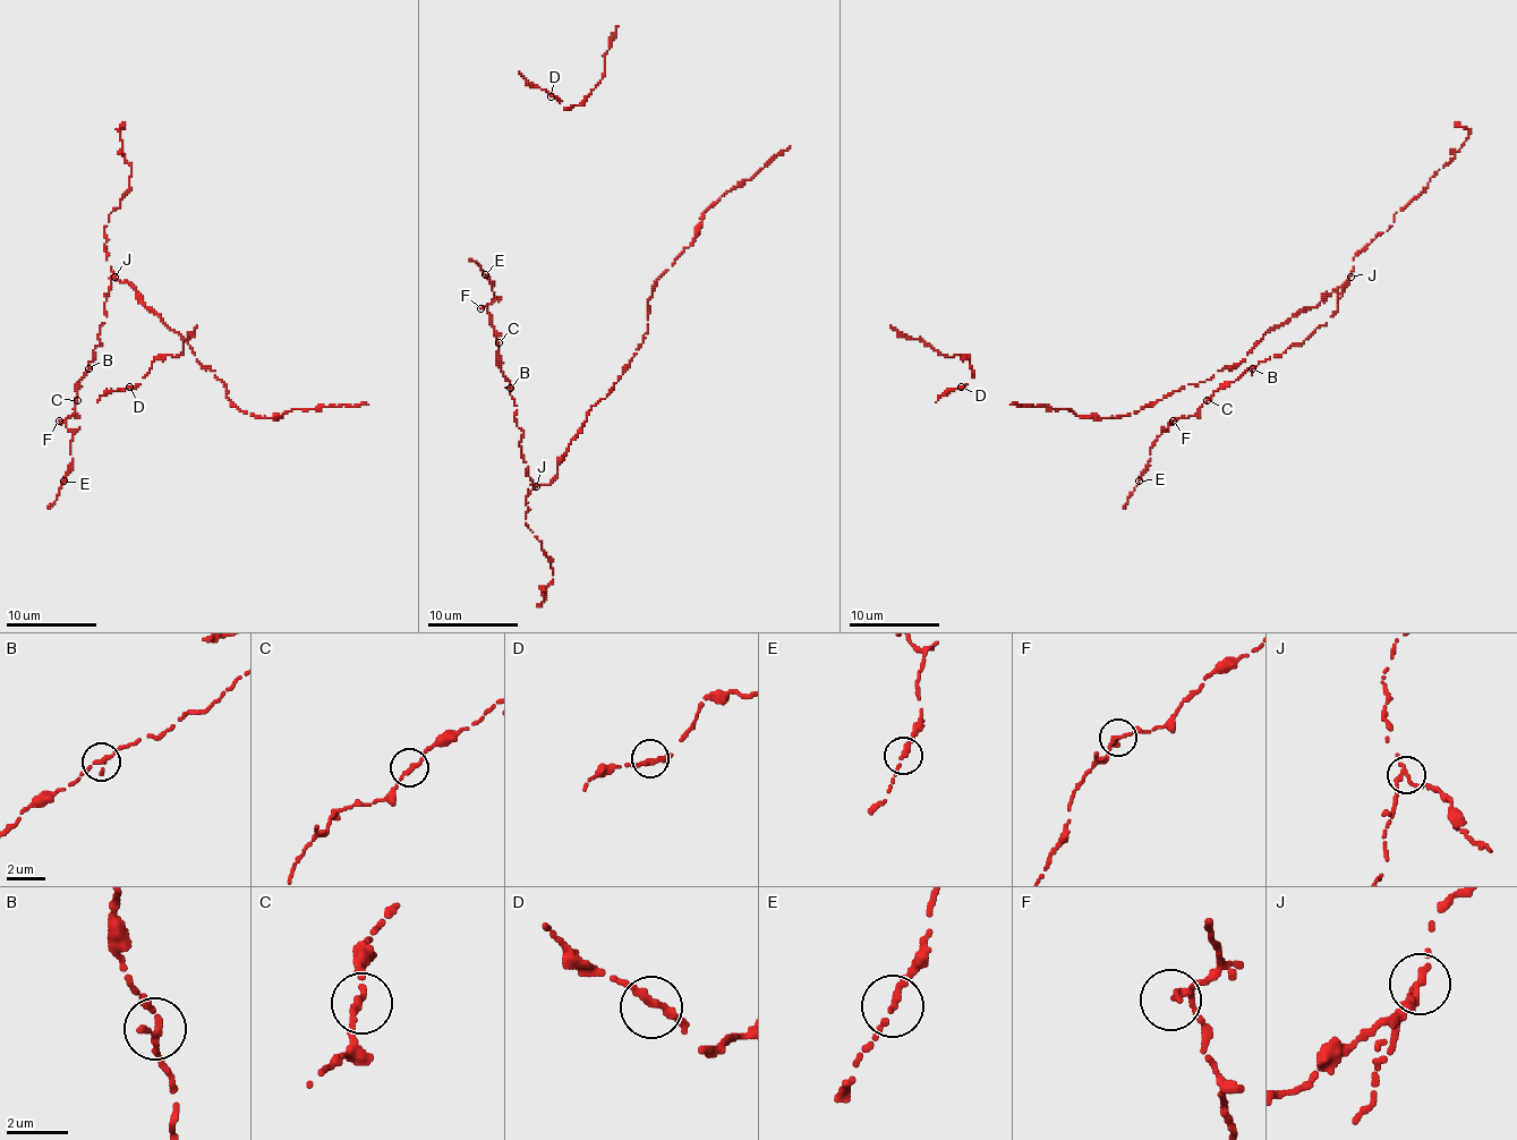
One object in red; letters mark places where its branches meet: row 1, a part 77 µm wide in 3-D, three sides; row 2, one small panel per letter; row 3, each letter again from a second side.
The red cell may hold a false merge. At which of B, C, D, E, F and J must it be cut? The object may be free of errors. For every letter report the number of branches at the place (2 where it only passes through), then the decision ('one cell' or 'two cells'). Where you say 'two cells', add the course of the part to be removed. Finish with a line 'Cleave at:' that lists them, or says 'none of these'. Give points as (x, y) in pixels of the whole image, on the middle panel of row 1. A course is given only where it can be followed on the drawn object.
B: 2 branches meet; one cell
C: 2 branches meet; one cell
D: 2 branches meet; one cell
E: 2 branches meet; one cell
F: 2 branches meet; one cell
J: 2 branches meet; two cells; foreign part runs (537, 486), (555, 477), (589, 410), (623, 374), (647, 331), (652, 286), (690, 245), (704, 213), (790, 146)
Cleave at: J

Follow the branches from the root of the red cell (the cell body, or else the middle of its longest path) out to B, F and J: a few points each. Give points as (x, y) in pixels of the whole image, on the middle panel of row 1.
B: (607, 397), (591, 408), (555, 477), (535, 484), (526, 473), (519, 444), (523, 433), (514, 422), (510, 388)
F: (607, 397), (591, 408), (555, 477), (535, 484), (496, 331), (480, 308)
J: (607, 397), (591, 408), (587, 422), (562, 458), (555, 477), (548, 484), (537, 486)

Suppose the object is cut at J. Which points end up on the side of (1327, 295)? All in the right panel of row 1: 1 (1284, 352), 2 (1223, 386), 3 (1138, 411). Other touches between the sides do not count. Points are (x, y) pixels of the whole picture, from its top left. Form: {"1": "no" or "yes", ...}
{"1": "no", "2": "no", "3": "yes"}

